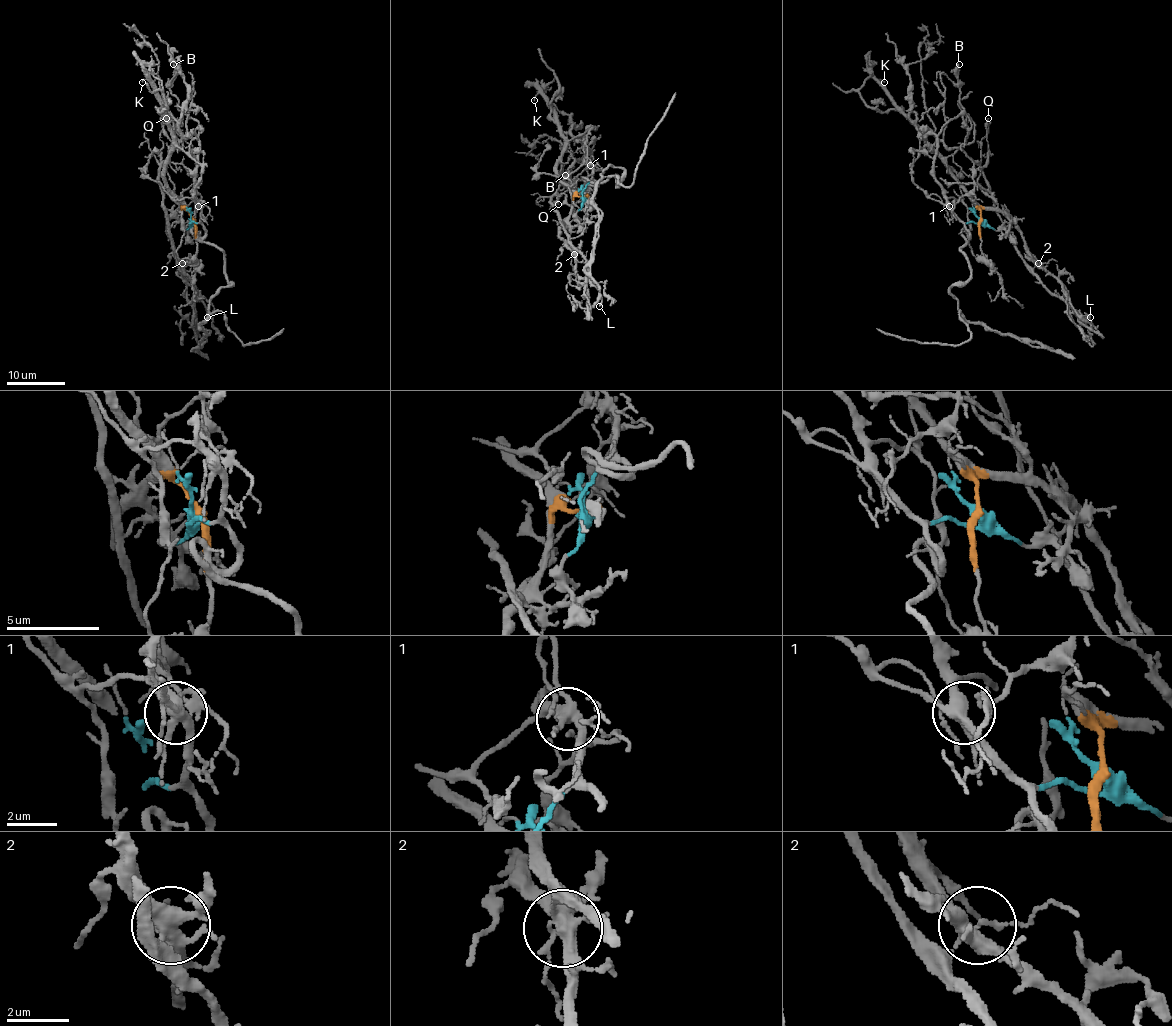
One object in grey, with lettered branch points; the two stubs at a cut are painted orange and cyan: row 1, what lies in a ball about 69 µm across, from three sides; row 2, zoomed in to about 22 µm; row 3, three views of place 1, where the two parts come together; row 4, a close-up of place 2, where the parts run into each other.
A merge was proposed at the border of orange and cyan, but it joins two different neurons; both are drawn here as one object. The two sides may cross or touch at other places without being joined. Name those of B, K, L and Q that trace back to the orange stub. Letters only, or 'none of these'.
K, L, Q

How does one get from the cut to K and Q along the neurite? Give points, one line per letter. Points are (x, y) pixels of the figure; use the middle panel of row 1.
K: (584, 197), (558, 176), (557, 160), (564, 147), (564, 136), (557, 114), (539, 94), (535, 101)
Q: (584, 197), (574, 198), (571, 213), (564, 194), (552, 204), (555, 204), (552, 203), (558, 204)

